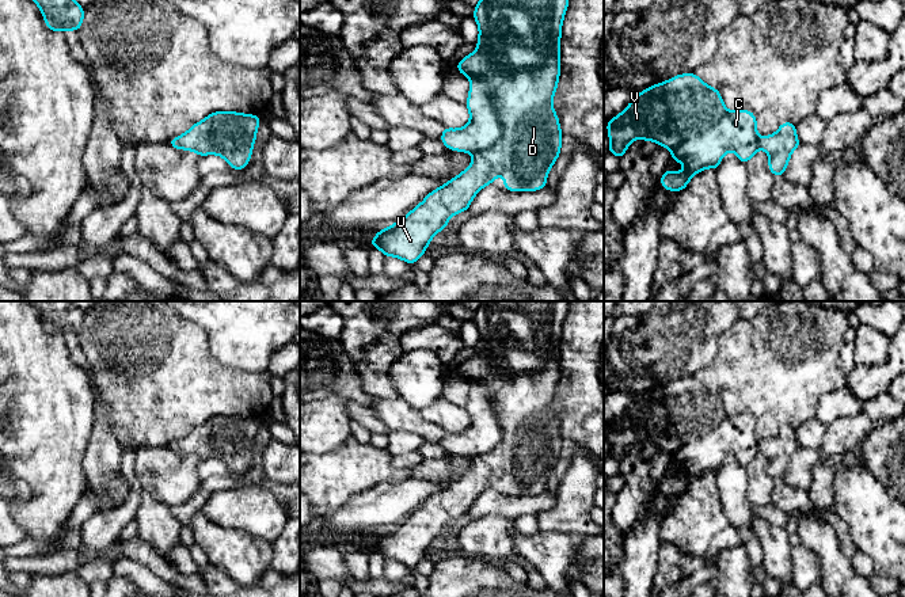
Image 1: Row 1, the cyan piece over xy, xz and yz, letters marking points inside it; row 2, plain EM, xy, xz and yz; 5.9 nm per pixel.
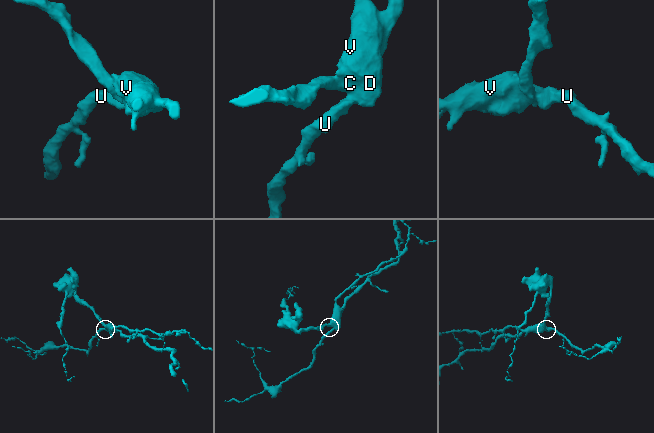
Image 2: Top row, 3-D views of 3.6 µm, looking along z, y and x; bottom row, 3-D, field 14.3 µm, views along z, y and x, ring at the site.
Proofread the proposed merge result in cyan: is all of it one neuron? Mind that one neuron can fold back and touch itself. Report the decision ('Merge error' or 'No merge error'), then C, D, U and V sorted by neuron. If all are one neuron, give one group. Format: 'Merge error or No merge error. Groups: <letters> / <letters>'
Merge error. Groups: C / D U V

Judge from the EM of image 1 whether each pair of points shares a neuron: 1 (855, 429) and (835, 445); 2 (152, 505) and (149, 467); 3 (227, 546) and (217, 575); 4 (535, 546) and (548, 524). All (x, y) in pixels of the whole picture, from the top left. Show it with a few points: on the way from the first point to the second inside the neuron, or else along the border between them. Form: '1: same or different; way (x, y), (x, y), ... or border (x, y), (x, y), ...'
1: same; way (850, 433), (840, 440)
2: different; border (143, 487), (149, 487), (160, 499), (171, 506)
3: different; border (210, 563), (221, 567), (238, 582)
4: different; border (536, 529), (575, 535)

